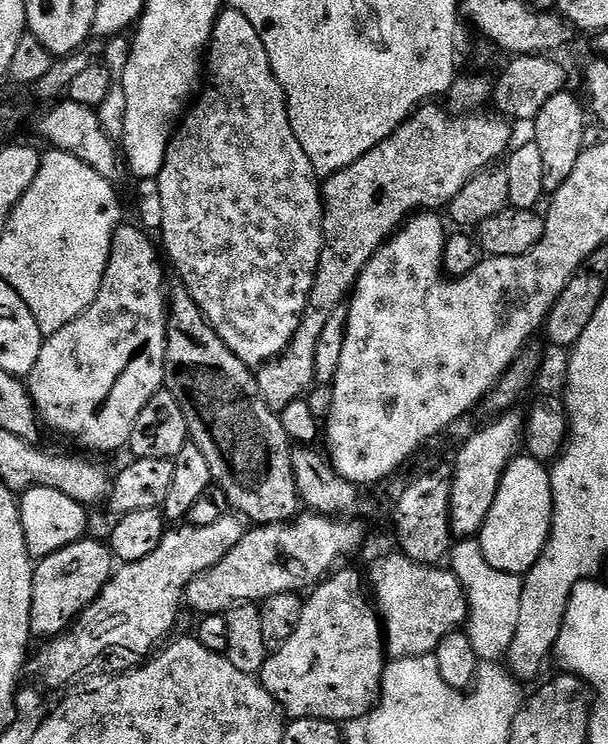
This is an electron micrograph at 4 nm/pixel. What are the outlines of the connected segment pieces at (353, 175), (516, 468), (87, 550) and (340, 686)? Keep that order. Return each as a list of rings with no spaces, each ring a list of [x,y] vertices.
[[[429,102],[417,108],[390,138],[374,146],[374,150],[358,158],[358,162],[338,170],[323,181],[324,249],[318,262],[314,286],[308,295],[304,317],[290,346],[280,355],[280,359],[272,360],[256,372],[258,390],[262,390],[262,398],[266,398],[266,406],[270,406],[273,412],[281,413],[295,400],[305,399],[313,389],[316,384],[314,358],[318,355],[318,341],[322,338],[322,330],[326,330],[326,322],[330,322],[335,312],[341,311],[340,303],[349,299],[356,287],[357,278],[370,258],[374,258],[376,251],[388,243],[389,238],[400,231],[409,218],[425,210],[447,209],[462,186],[470,182],[470,178],[474,178],[485,168],[493,167],[499,161],[496,159],[500,155],[501,159],[513,147],[513,125],[499,114],[492,114],[492,117],[482,115],[454,116],[439,103]]]
[[[527,454],[517,455],[502,474],[494,506],[479,534],[482,554],[494,570],[523,577],[538,562],[552,535],[552,473]]]
[[[83,538],[41,559],[32,569],[30,626],[33,637],[55,638],[68,631],[80,613],[100,596],[114,571],[111,547]]]
[[[343,568],[333,571],[323,581],[322,587],[317,586],[307,593],[308,605],[304,616],[298,618],[298,630],[294,630],[286,643],[269,655],[264,668],[258,674],[260,683],[276,699],[283,715],[293,720],[309,716],[344,722],[349,716],[352,720],[363,721],[378,703],[386,663],[382,621],[366,595],[365,577],[361,573],[359,576],[352,568]]]

